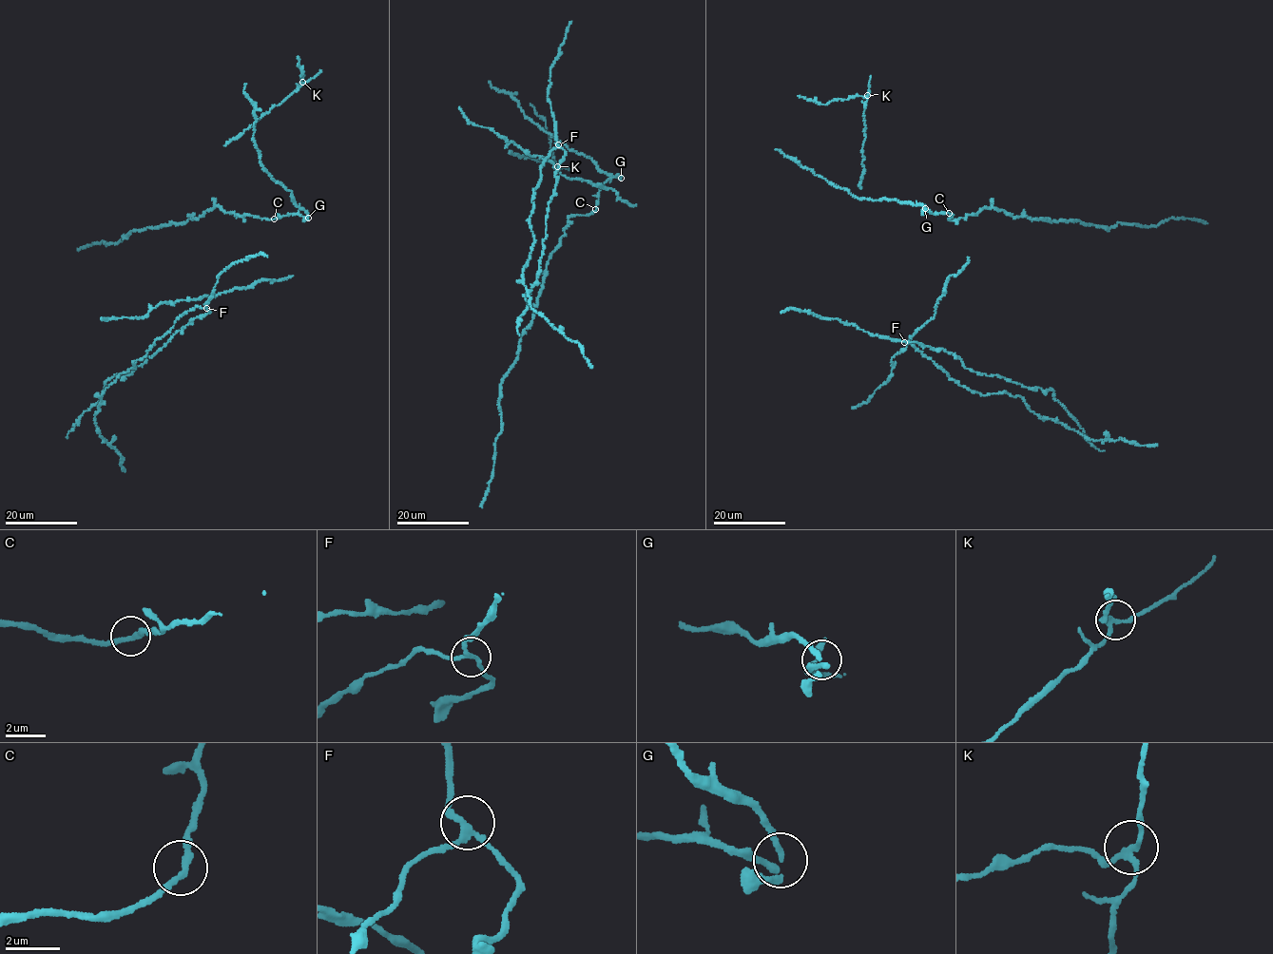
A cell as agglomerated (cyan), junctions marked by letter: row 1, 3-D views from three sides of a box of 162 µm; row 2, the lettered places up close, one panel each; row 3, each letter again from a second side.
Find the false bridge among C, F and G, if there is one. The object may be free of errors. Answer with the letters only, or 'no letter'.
G

